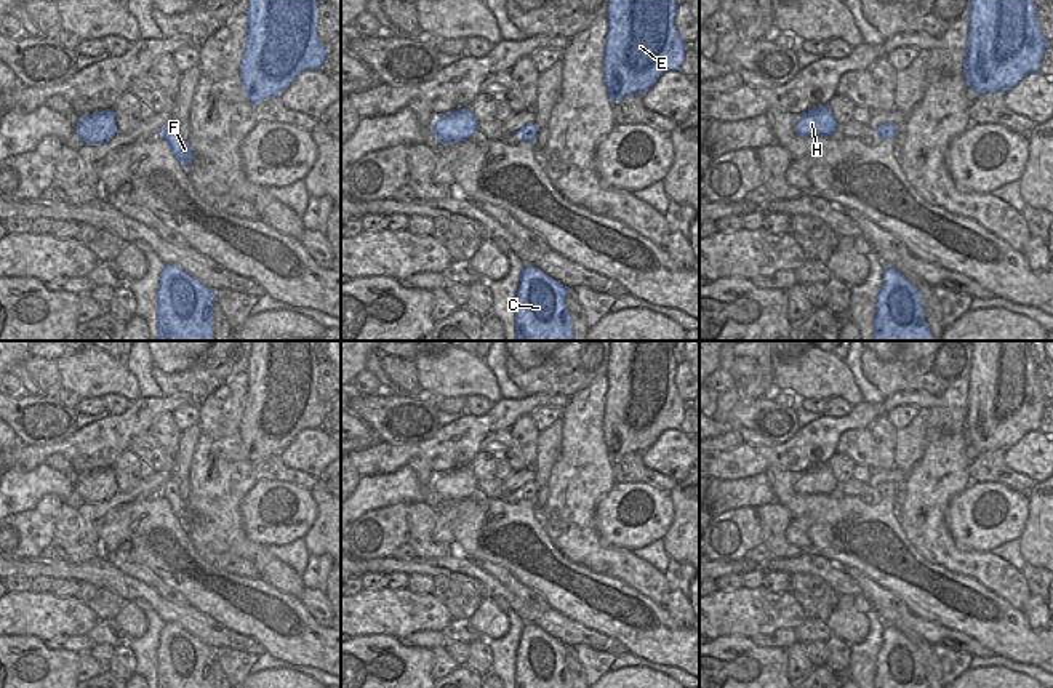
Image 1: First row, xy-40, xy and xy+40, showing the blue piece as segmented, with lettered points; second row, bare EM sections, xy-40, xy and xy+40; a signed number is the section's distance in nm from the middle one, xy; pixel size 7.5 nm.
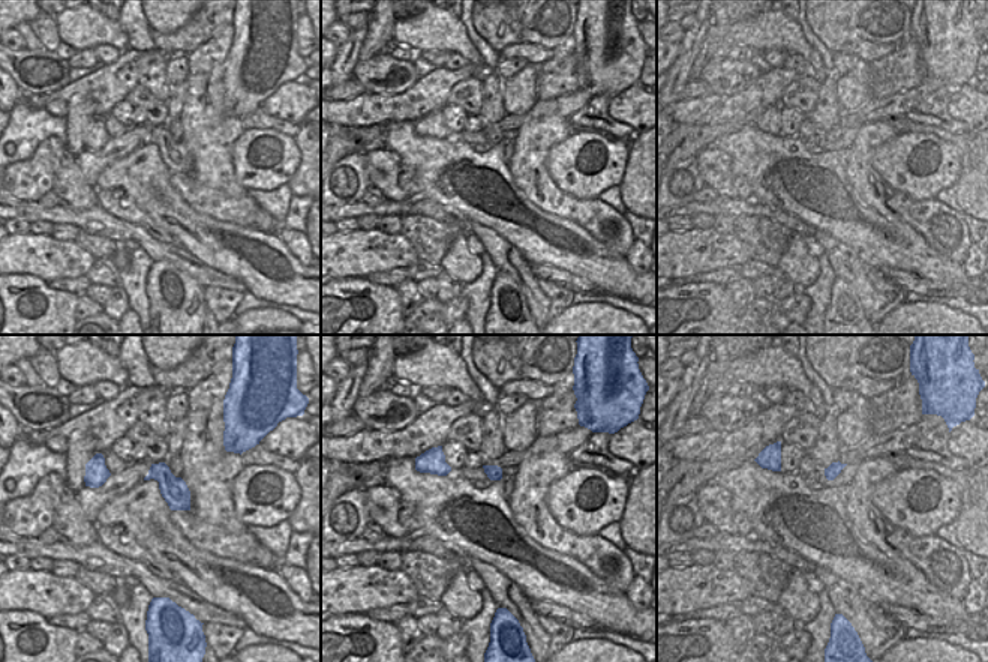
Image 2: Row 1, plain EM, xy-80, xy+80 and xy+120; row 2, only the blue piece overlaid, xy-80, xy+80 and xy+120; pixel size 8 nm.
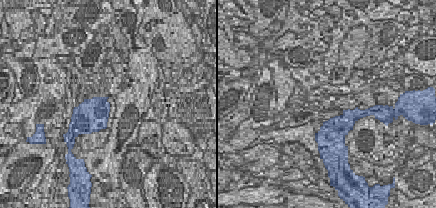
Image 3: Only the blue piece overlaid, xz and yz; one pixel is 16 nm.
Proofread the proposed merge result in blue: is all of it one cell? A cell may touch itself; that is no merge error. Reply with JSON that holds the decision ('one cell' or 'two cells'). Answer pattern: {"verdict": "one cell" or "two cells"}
{"verdict": "one cell"}

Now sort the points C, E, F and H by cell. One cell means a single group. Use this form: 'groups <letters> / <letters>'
groups C E F H

